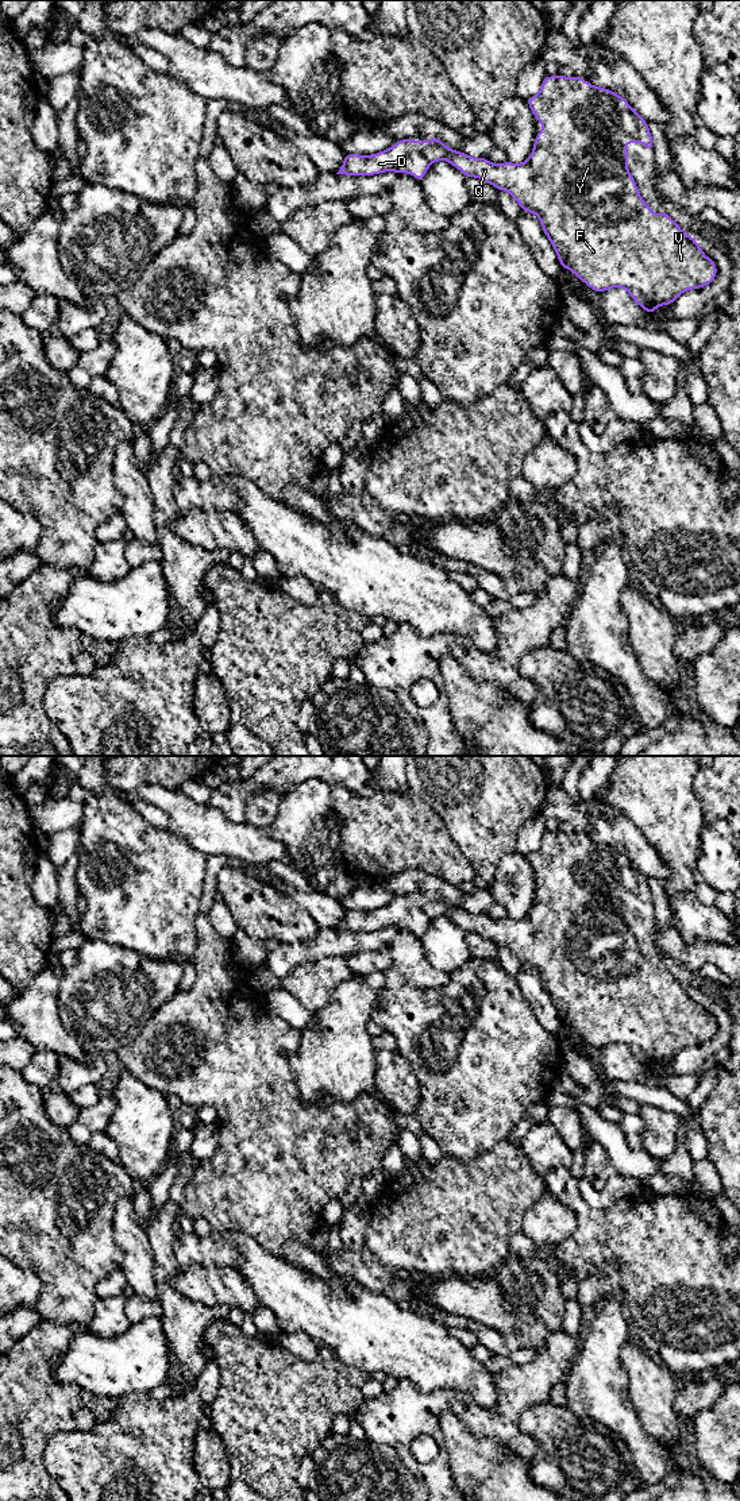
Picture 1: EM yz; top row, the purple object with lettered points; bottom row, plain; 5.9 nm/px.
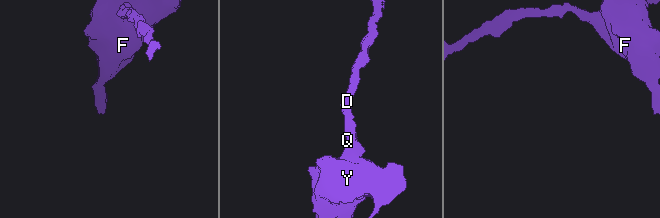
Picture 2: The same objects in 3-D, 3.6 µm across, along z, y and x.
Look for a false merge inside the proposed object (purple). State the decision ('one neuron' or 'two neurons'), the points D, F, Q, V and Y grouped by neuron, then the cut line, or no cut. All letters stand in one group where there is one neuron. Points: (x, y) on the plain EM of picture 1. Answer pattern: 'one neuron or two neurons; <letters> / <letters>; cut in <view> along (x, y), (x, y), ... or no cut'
one neuron; D F Q V Y; no cut

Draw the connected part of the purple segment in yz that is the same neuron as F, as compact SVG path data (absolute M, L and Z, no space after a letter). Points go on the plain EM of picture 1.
M558 830L546 831L540 848L525 857L535 875L543 879L543 885L536 890L529 914L521 919L506 917L494 921L487 914L473 914L463 907L452 906L438 894L428 894L423 899L416 895L402 895L377 910L346 910L336 930L358 933L396 927L409 929L420 938L431 919L448 917L466 934L475 933L492 939L497 946L506 946L523 966L536 969L563 1025L573 1027L597 1049L613 1043L625 1045L650 1072L662 1061L672 1061L683 1047L702 1045L713 1038L717 1031L714 1016L704 1010L697 996L685 989L667 968L654 969L640 952L627 923L629 914L625 900L644 899L647 907L654 907L654 895L648 879L624 853L606 844L594 842L585 834Z

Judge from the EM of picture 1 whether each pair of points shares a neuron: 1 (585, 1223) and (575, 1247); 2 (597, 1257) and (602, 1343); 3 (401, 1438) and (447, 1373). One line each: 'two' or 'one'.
1: one
2: two
3: two

